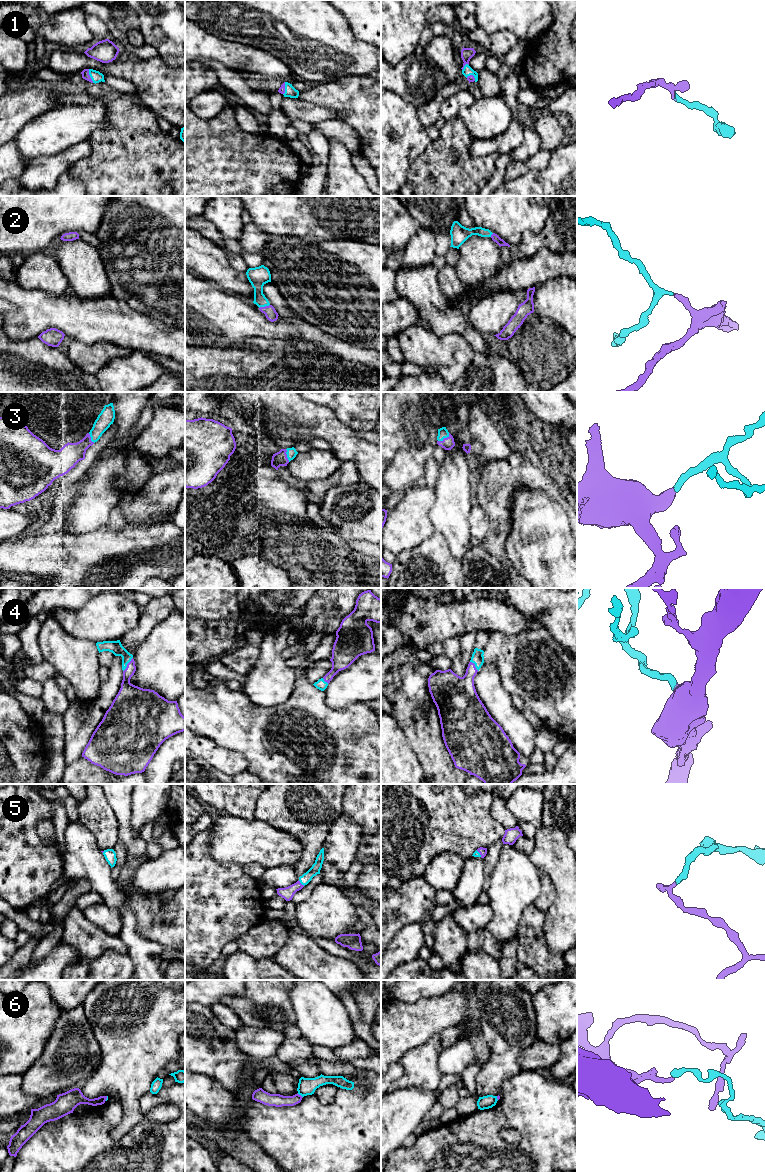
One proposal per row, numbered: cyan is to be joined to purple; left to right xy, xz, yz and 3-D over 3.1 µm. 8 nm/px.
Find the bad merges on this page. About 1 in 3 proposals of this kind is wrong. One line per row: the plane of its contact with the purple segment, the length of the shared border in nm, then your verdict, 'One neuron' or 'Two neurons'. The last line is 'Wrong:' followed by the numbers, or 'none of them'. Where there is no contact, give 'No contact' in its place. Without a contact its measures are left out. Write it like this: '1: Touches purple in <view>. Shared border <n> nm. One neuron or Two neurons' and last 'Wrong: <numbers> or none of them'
1: Touches purple in xy. Shared border 120 nm. One neuron
2: Touches purple in xz. Shared border 90 nm. One neuron
3: Touches purple in yz. Shared border 120 nm. One neuron
4: Touches purple in xy. Shared border 140 nm. One neuron
5: Touches purple in xz. Shared border 70 nm. One neuron
6: Touches purple in xz. Shared border 60 nm. Two neurons
Wrong: 6

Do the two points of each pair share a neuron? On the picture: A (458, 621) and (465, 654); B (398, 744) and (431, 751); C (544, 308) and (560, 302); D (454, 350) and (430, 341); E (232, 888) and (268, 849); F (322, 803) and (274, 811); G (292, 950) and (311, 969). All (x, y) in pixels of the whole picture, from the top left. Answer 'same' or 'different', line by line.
A: different
B: different
C: same
D: same
E: different
F: same
G: same

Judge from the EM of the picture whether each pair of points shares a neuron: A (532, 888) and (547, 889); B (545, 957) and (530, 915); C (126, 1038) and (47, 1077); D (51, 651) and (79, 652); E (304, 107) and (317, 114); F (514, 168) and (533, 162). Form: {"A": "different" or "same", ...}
{"A": "different", "B": "same", "C": "different", "D": "same", "E": "same", "F": "same"}

